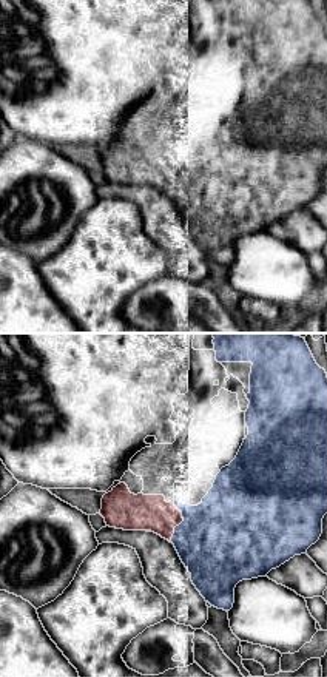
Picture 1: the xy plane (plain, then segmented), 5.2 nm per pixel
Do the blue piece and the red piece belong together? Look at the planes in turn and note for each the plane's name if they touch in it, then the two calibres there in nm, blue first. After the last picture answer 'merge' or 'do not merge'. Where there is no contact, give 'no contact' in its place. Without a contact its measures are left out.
xy | 460/190 nm

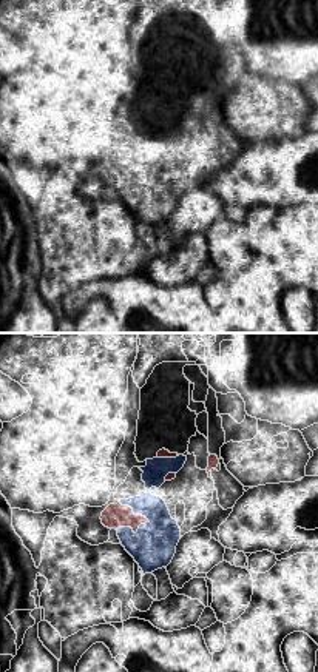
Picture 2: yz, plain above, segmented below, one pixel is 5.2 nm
yz | 240/130 nm

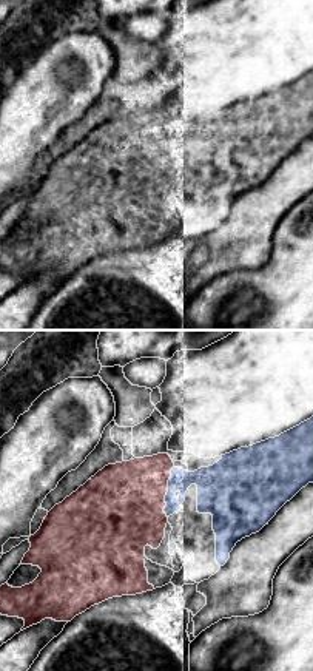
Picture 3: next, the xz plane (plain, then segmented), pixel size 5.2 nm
xz | 190/440 nm

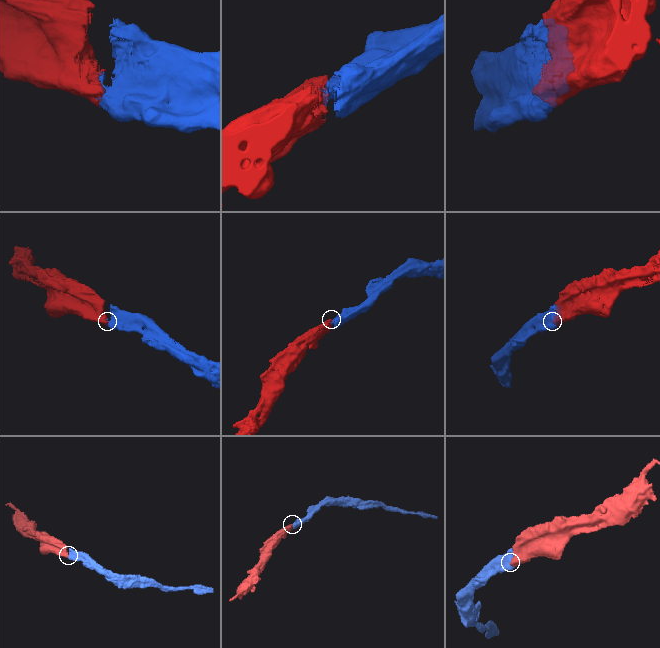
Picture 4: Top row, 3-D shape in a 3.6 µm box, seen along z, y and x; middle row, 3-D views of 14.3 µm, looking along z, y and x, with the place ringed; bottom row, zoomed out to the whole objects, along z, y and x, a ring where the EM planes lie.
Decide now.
merge

